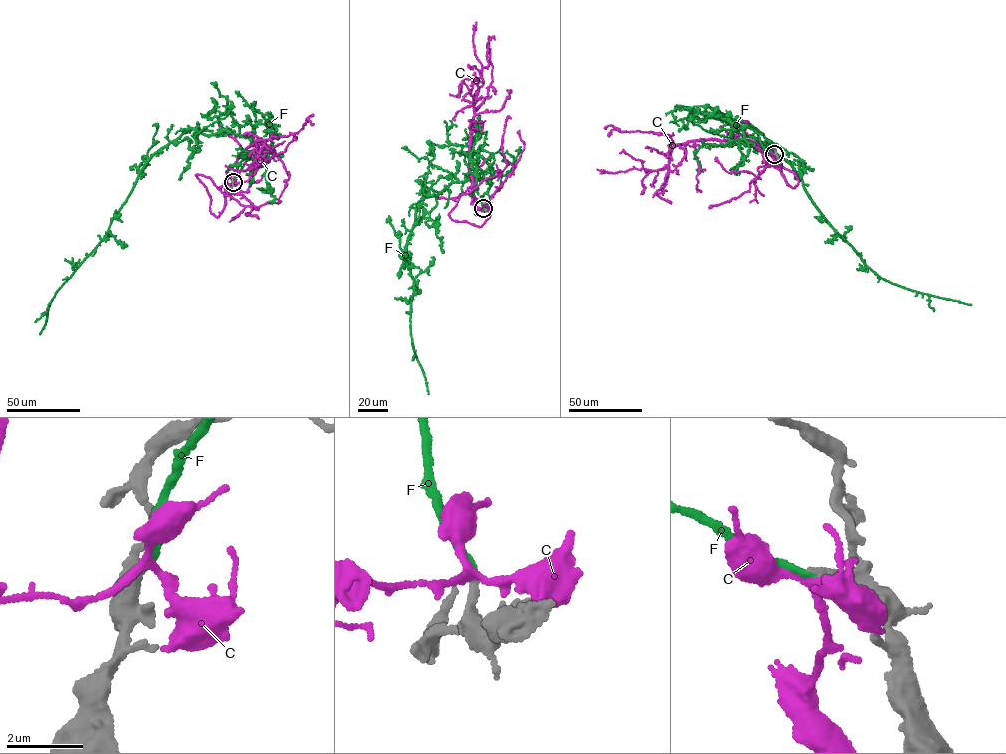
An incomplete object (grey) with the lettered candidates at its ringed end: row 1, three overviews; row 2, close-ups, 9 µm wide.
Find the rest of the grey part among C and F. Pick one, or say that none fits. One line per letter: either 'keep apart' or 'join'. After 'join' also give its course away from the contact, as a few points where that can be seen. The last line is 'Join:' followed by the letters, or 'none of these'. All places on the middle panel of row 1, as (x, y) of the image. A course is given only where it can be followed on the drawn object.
C: keep apart
F: join | via (483, 208), (490, 184), (475, 179), (453, 182), (416, 209), (405, 253), (414, 283), (410, 333), (428, 393)
Join: F

